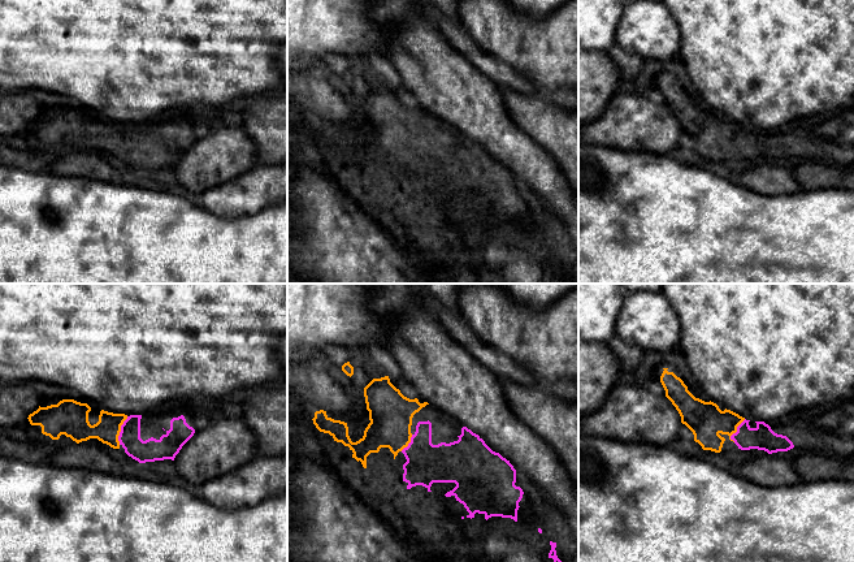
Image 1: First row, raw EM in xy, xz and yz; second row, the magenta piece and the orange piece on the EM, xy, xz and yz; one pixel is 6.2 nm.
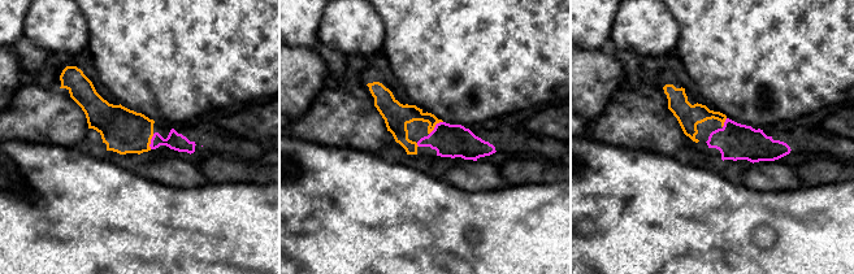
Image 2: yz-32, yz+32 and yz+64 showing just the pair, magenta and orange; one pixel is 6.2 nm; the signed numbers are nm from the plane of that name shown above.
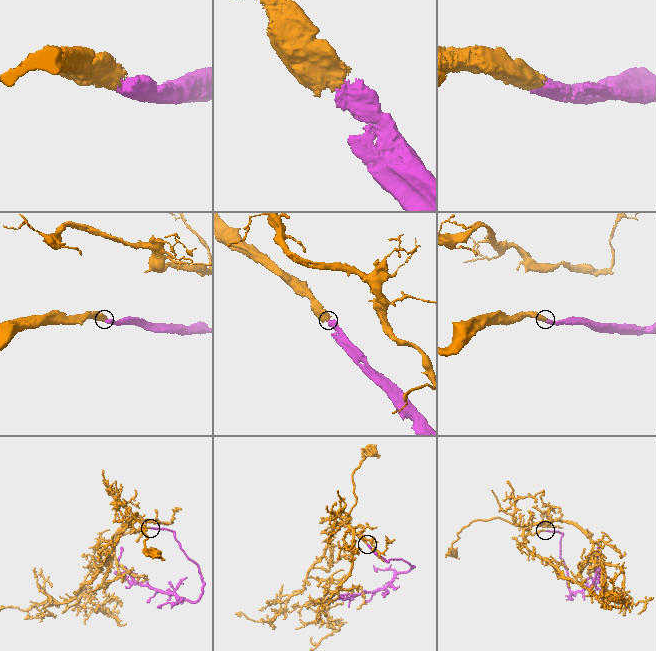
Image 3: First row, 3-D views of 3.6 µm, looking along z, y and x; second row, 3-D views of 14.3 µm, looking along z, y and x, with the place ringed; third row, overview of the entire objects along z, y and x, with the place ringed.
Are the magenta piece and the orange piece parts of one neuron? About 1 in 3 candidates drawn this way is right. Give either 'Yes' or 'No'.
Yes

